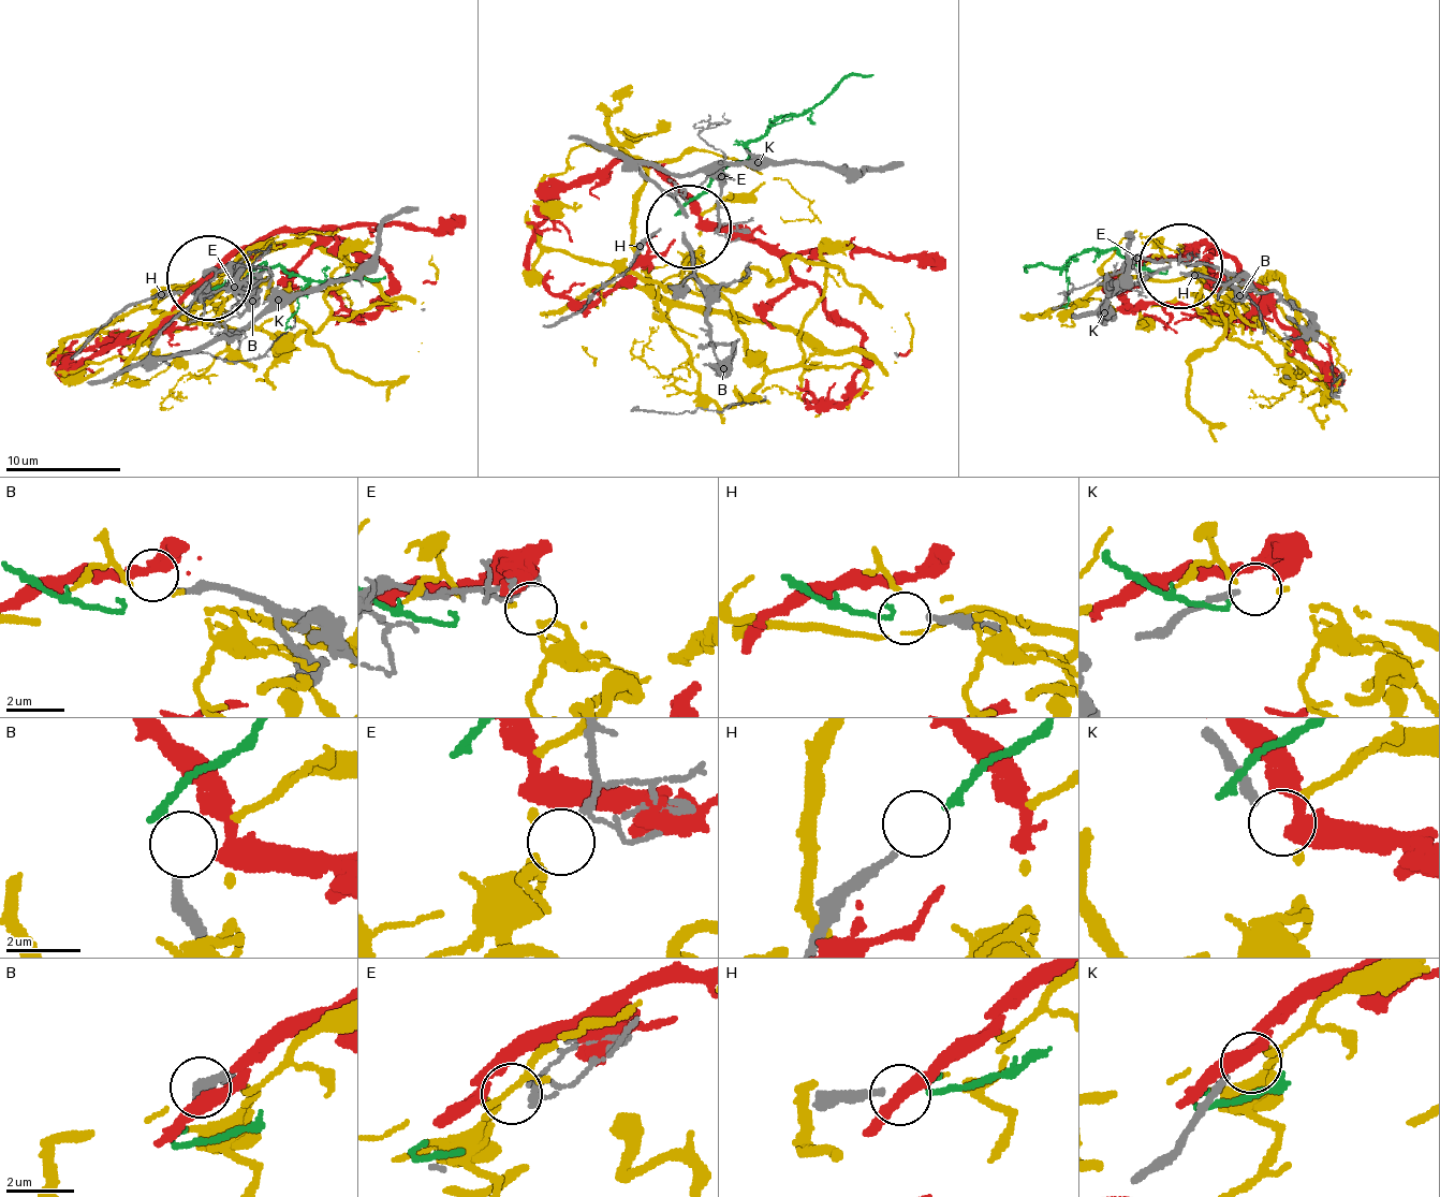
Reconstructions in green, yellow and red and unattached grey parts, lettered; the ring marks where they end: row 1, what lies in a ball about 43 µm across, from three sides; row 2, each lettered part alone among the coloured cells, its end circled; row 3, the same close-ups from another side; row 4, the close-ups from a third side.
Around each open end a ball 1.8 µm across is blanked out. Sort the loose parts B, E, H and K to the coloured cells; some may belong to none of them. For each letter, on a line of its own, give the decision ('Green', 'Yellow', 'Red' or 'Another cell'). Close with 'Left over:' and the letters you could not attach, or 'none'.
B: Red
E: Another cell
H: Green
K: Another cell
Left over: E, K

